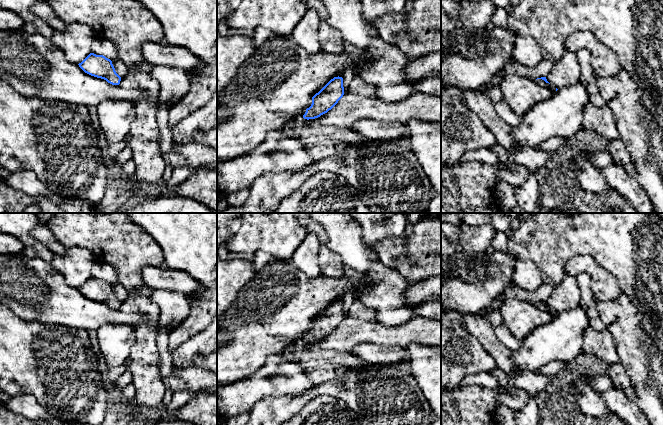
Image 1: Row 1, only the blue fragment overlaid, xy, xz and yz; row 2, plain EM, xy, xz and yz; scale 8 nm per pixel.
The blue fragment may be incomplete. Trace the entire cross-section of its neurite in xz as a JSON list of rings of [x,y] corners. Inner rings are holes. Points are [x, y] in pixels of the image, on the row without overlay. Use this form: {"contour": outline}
{"contour": [[[334,301],[312,321],[312,328],[306,333],[304,343],[315,343],[331,334],[344,319],[343,302]]]}

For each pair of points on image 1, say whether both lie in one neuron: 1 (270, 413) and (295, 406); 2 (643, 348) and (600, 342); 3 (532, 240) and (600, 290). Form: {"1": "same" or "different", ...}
{"1": "same", "2": "different", "3": "different"}

